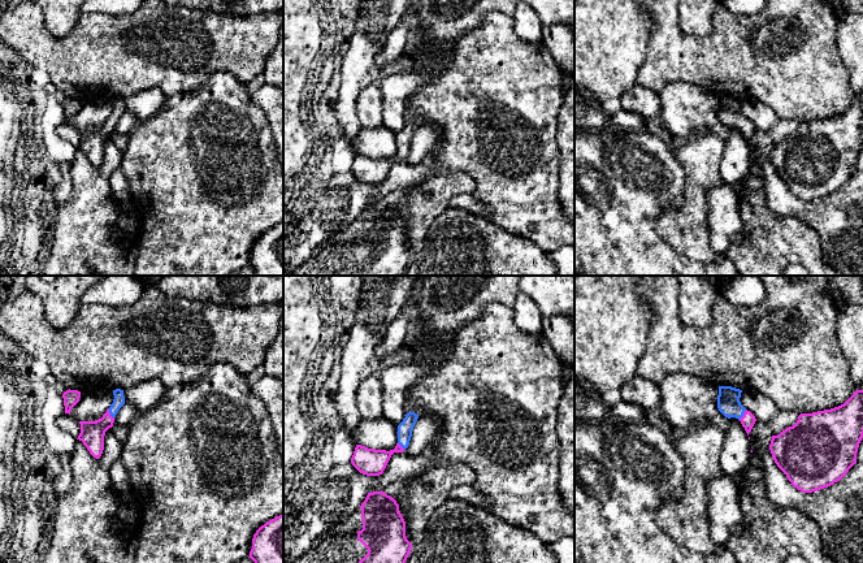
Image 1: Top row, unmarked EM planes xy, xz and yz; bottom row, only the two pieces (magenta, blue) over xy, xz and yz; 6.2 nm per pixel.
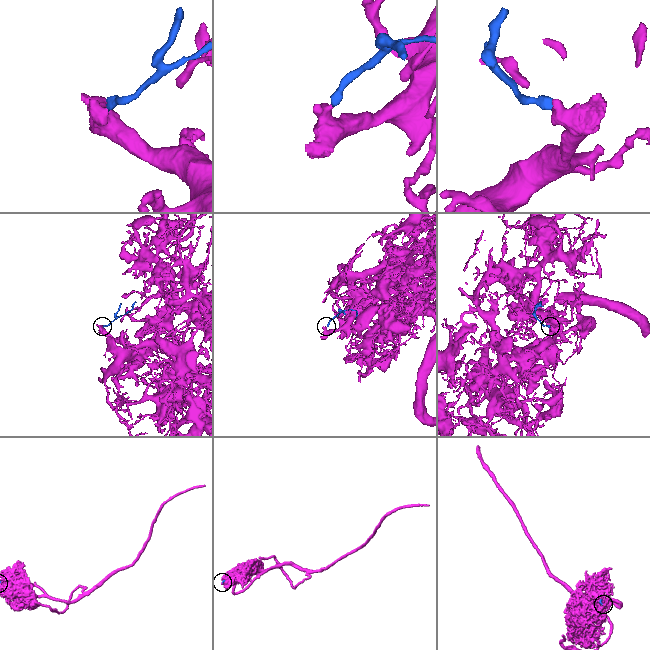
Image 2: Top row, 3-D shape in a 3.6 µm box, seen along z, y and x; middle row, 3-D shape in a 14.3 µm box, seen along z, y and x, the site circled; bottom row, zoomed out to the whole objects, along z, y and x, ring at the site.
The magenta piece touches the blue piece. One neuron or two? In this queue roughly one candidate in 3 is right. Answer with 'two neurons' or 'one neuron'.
one neuron

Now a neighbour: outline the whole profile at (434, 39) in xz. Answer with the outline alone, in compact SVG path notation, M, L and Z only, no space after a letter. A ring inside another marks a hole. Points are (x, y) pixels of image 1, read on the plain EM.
M411 0L417 26L424 30L416 48L450 46L490 13L512 17L519 1L535 12L543 27L563 25L574 29L574 0Z

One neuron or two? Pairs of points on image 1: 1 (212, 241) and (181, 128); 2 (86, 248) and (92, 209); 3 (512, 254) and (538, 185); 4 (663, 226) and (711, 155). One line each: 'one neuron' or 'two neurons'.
1: one neuron
2: one neuron
3: two neurons
4: one neuron

